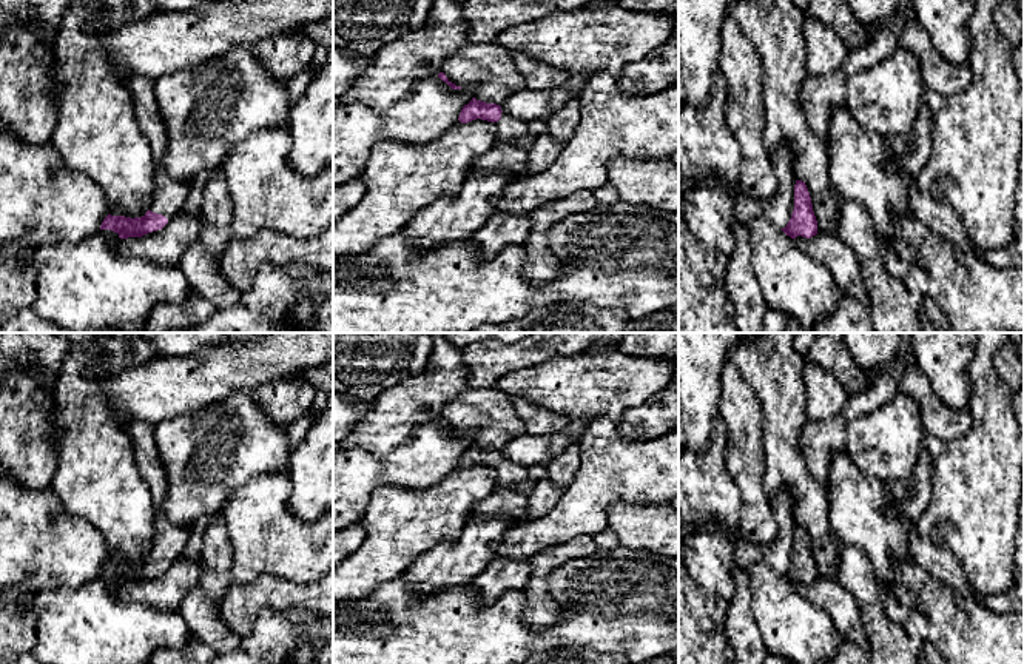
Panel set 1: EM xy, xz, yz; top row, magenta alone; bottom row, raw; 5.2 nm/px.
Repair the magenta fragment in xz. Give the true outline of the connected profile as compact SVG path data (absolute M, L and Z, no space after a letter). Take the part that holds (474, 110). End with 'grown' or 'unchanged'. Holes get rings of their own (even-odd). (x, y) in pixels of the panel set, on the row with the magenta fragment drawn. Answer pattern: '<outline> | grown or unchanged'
M473 97L463 106L458 120L467 123L477 119L493 122L497 126L497 140L503 142L520 140L529 129L529 123L507 116L501 111L500 105L486 103Z | grown

